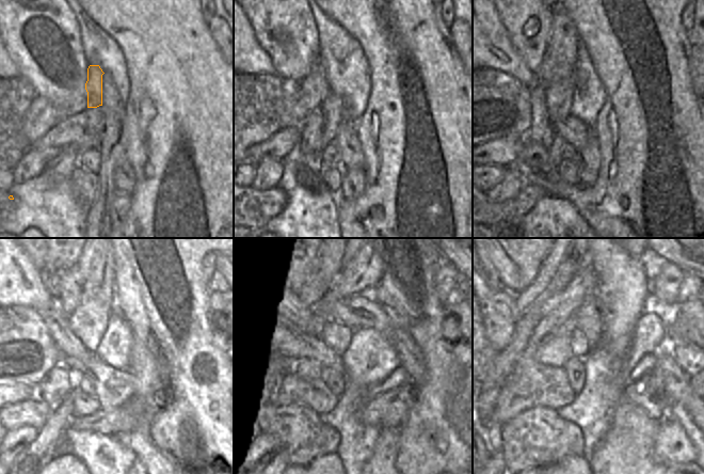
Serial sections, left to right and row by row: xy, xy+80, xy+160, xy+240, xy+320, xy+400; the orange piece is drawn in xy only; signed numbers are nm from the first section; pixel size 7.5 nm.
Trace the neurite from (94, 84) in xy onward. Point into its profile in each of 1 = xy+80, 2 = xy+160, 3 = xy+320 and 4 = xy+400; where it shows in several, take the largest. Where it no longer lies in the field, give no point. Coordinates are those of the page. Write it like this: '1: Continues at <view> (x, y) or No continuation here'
1: Continues at xy+80 (332, 107)
2: Continues at xy+160 (555, 151)
3: Continues at xy+320 (273, 455)
4: No continuation here.

